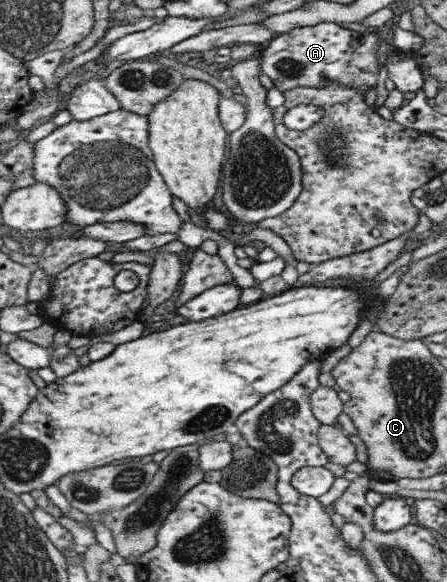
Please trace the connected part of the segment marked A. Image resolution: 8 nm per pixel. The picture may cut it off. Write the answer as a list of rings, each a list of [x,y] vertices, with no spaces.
[[[321,22],[312,26],[301,26],[278,35],[270,41],[262,56],[261,70],[272,80],[280,92],[294,87],[324,87],[328,82],[348,86],[364,96],[365,91],[376,87],[378,60],[374,33],[344,29],[336,22]]]

